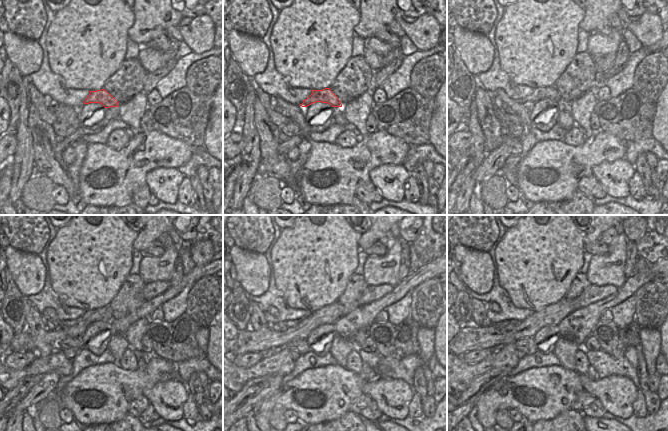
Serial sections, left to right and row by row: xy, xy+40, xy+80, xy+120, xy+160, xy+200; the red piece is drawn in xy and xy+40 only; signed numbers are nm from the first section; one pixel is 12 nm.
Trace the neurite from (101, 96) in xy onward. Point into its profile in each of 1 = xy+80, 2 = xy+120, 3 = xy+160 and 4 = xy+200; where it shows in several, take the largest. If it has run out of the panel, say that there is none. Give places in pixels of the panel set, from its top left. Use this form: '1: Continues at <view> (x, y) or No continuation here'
1: Continues at xy+80 (538, 94)
2: Continues at xy+120 (67, 323)
3: Continues at xy+160 (281, 326)
4: Continues at xy+200 (506, 325)

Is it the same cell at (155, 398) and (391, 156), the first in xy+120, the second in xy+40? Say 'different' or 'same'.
different

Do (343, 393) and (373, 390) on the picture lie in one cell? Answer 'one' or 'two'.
two

